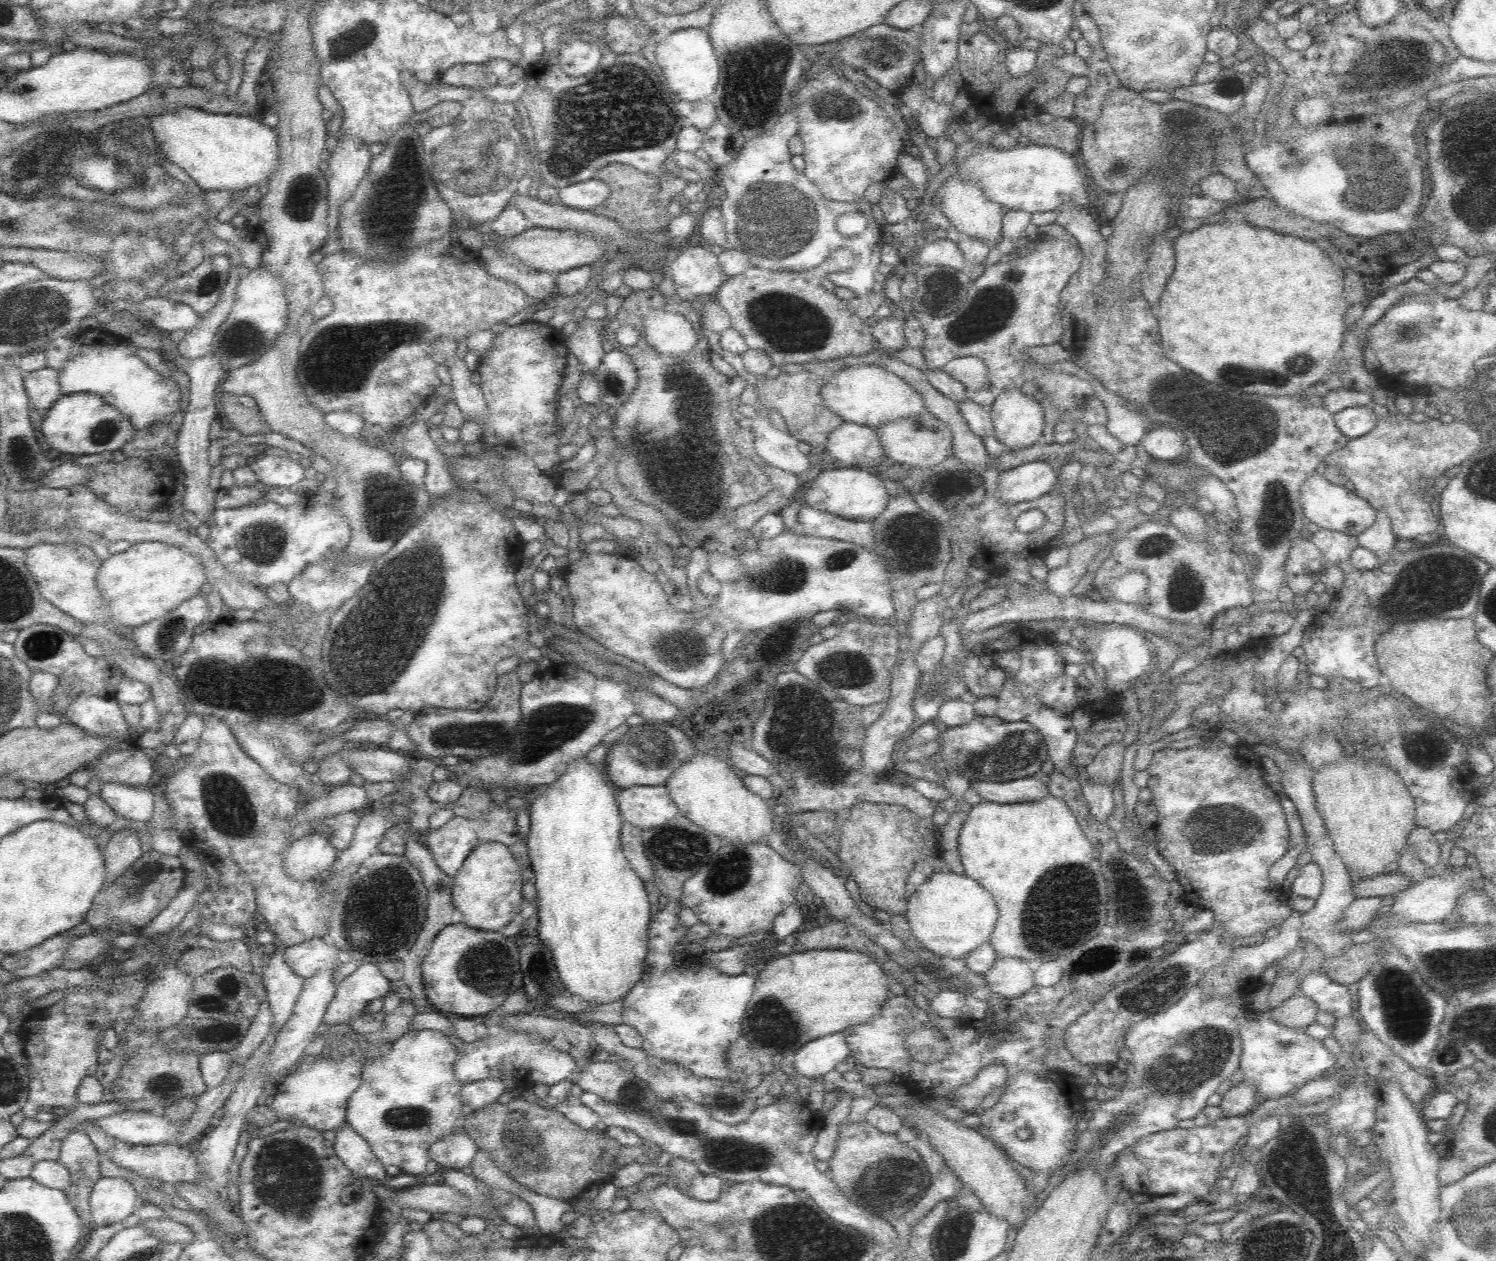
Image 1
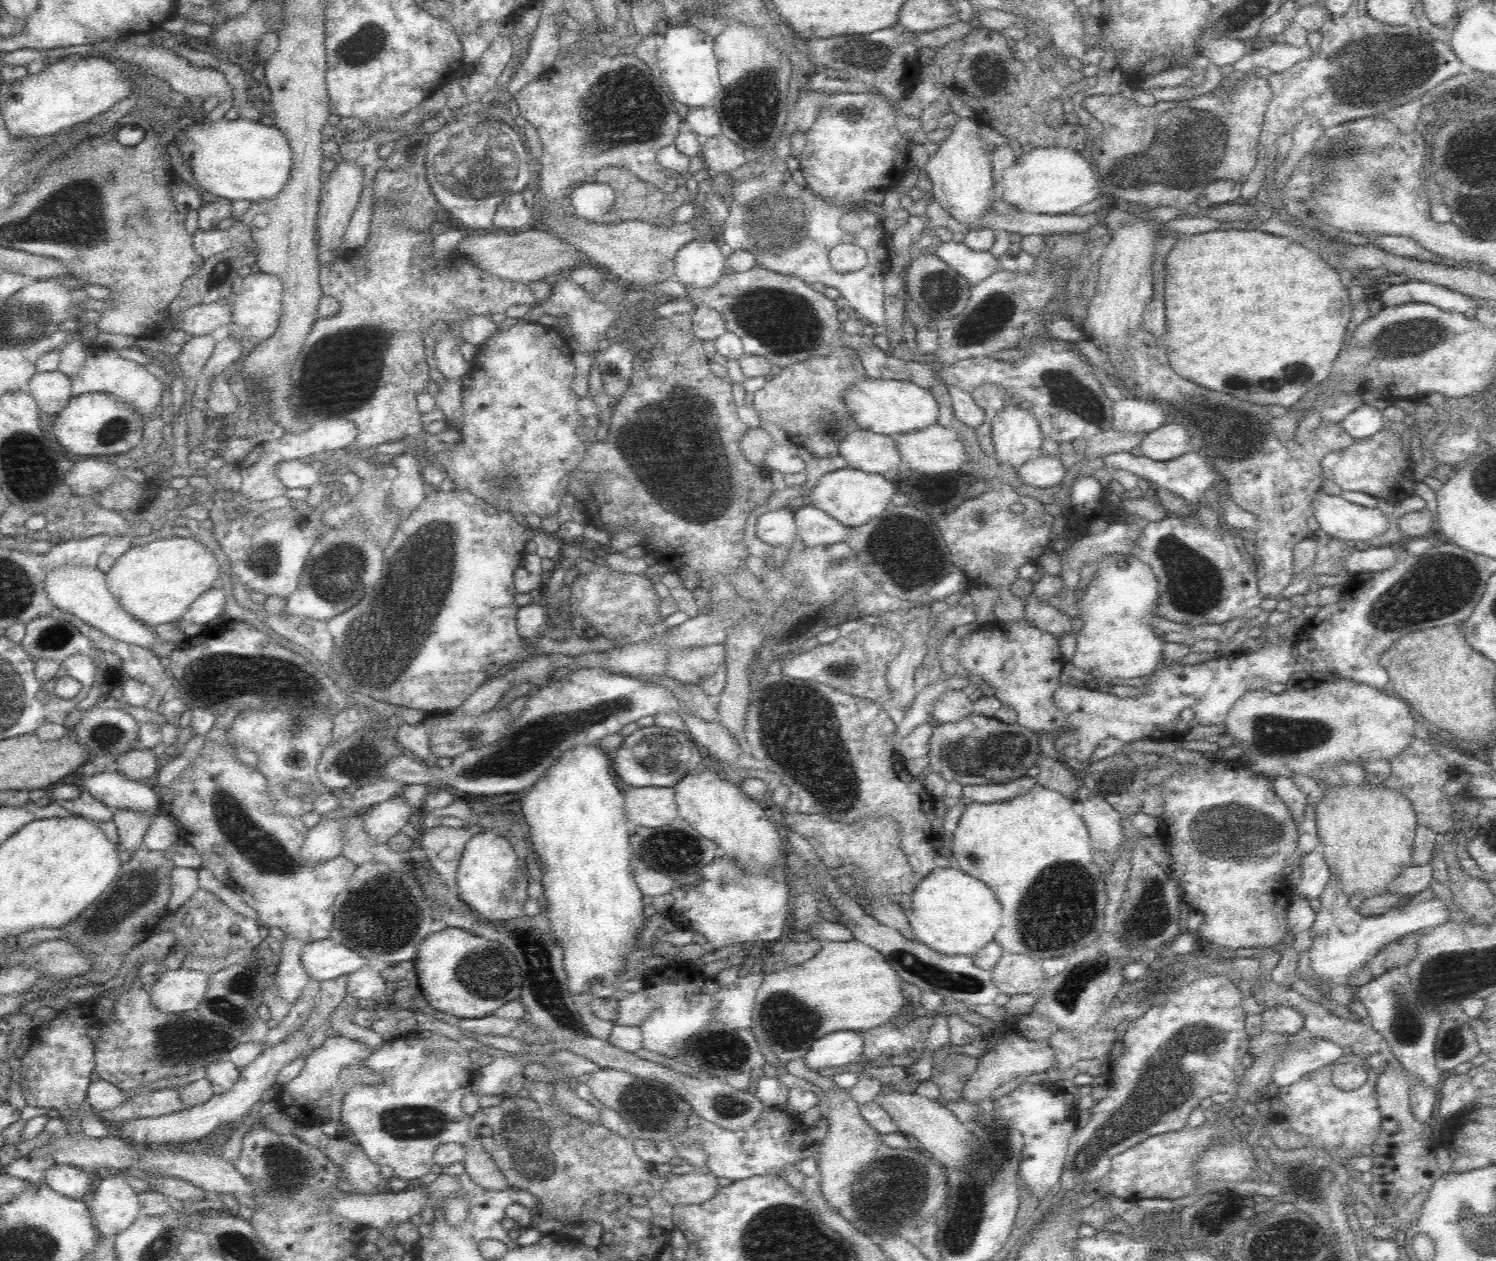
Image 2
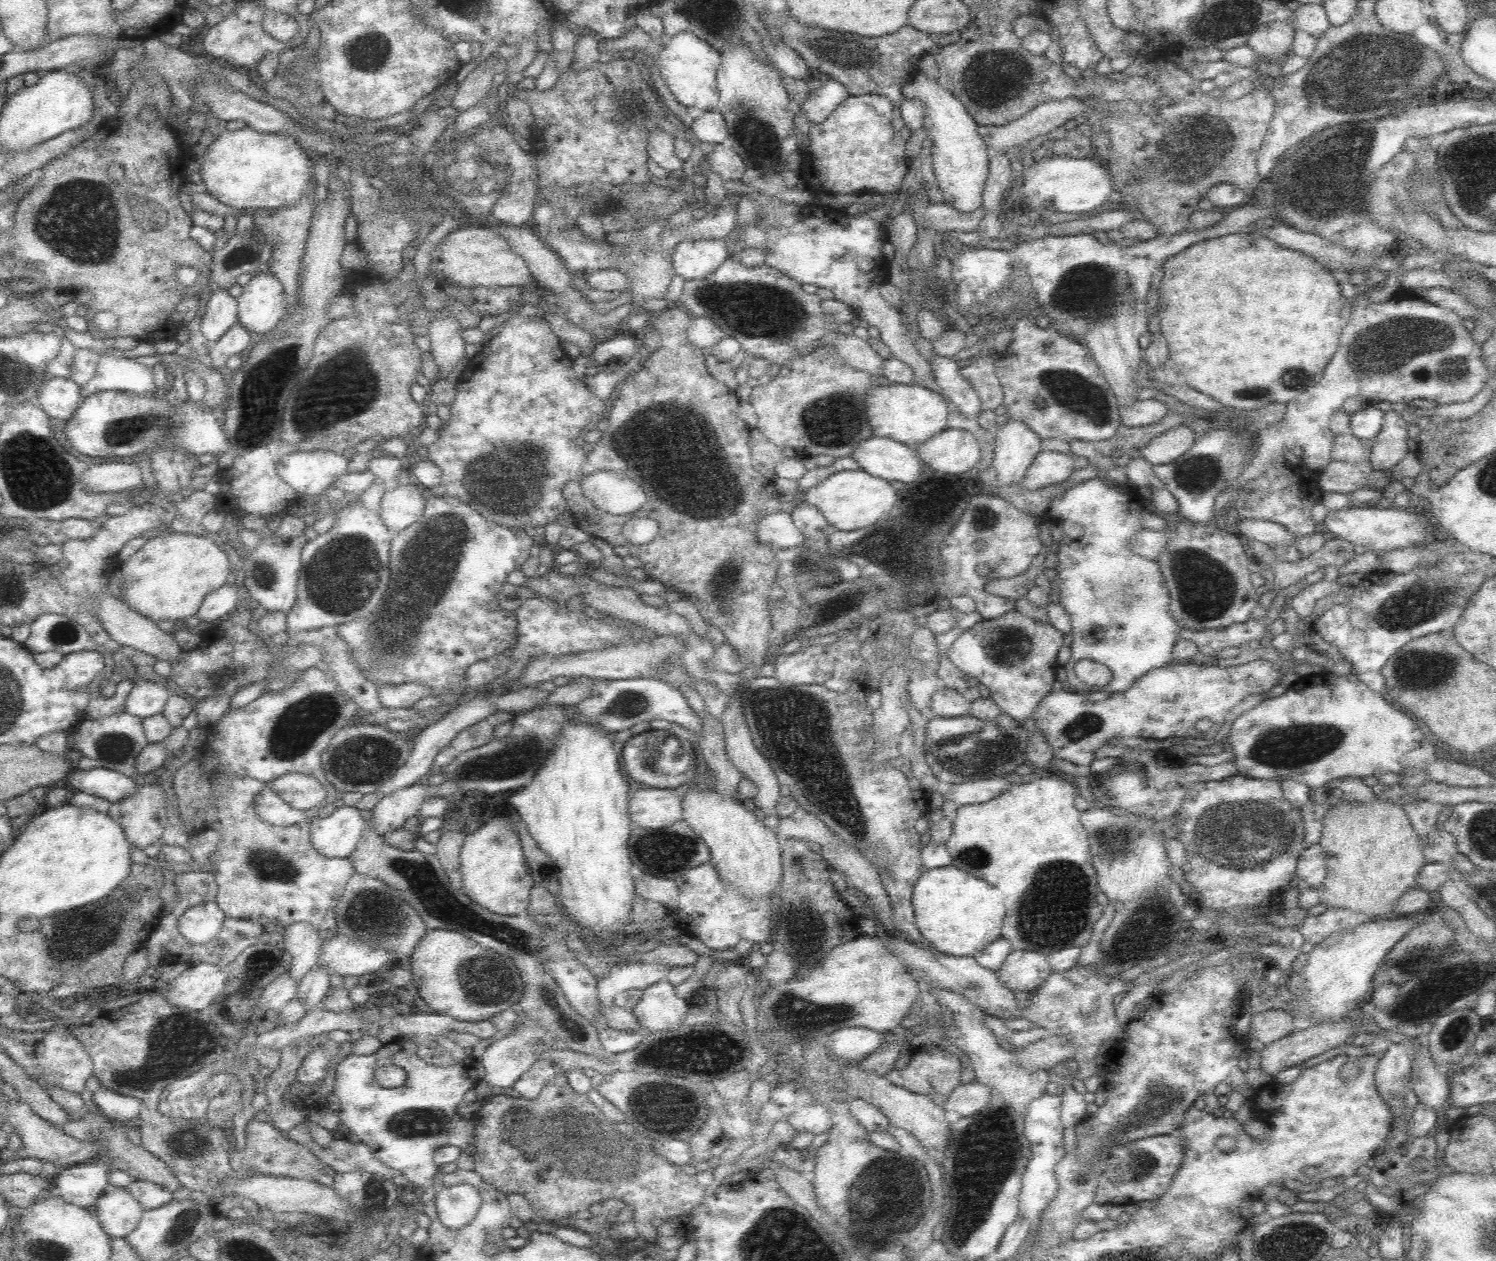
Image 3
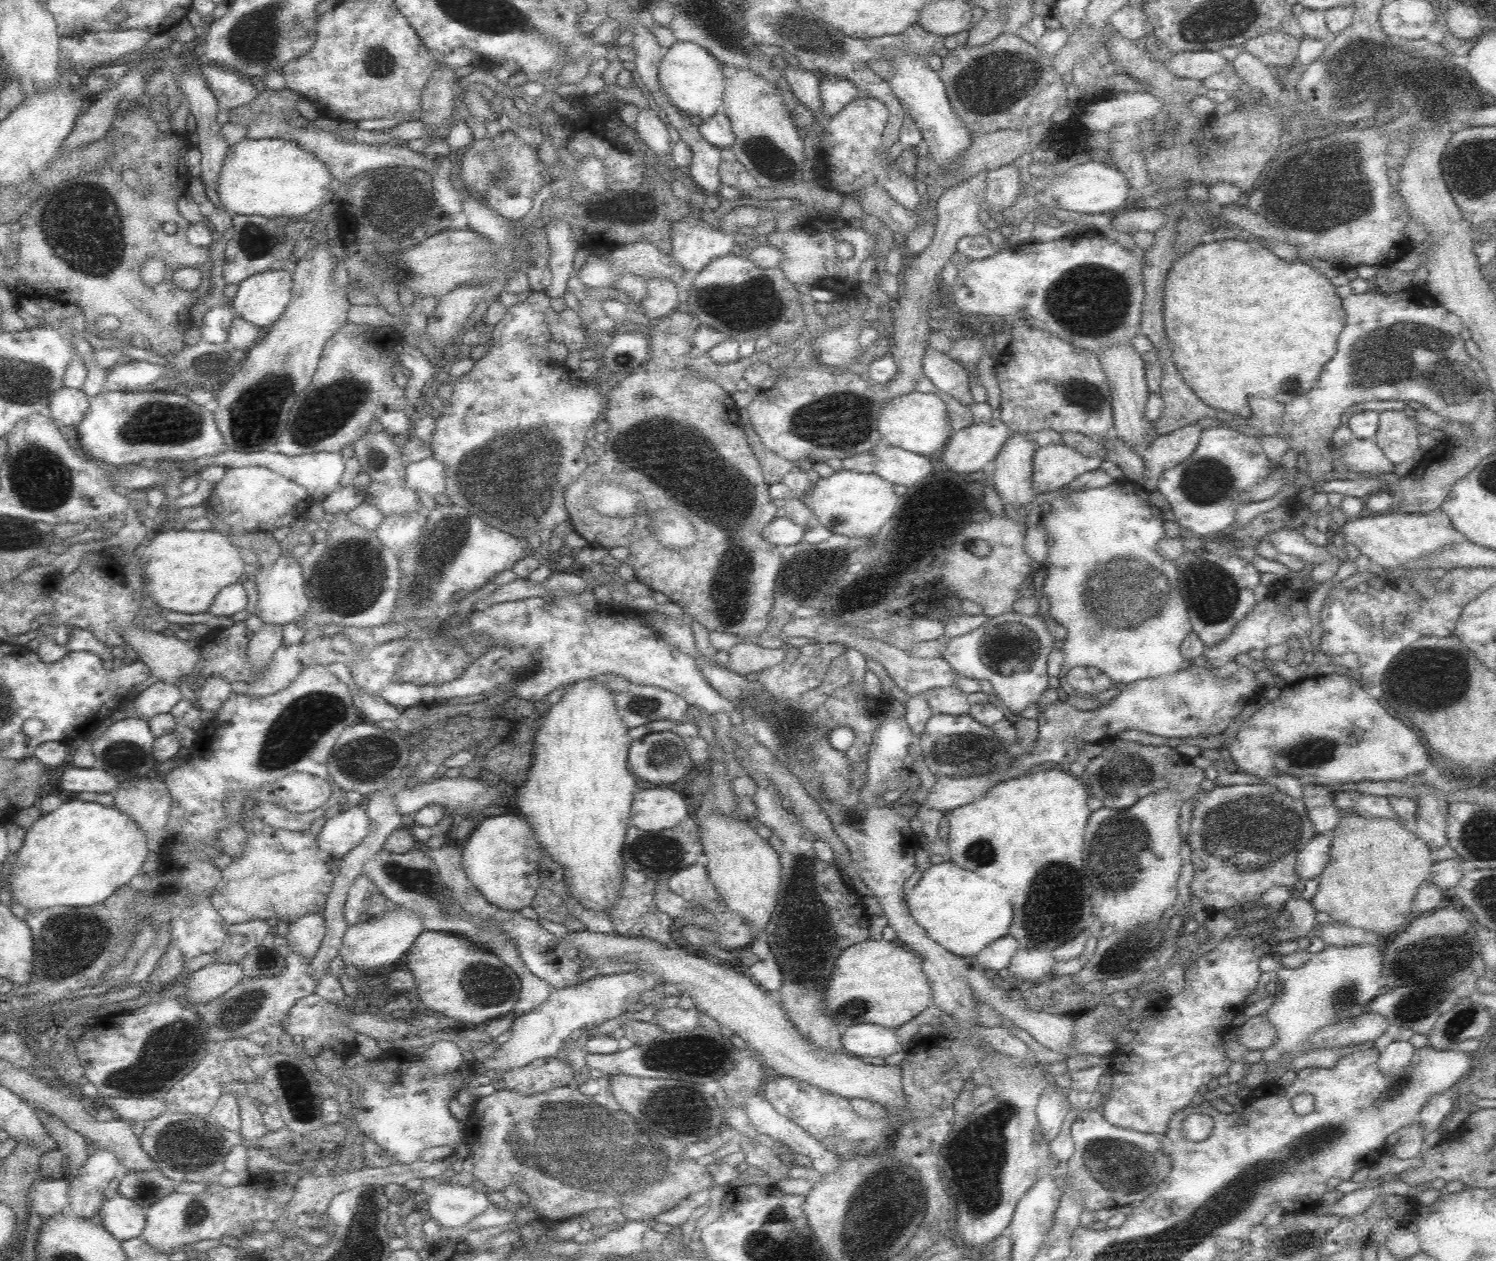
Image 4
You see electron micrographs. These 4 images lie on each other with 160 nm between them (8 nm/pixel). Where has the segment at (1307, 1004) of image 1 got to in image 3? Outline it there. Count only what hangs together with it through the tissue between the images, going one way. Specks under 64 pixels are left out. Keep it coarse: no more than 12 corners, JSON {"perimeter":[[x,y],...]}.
{"perimeter":[[1292,1013],[1252,1014],[1249,1034],[1265,1045],[1295,1029]]}

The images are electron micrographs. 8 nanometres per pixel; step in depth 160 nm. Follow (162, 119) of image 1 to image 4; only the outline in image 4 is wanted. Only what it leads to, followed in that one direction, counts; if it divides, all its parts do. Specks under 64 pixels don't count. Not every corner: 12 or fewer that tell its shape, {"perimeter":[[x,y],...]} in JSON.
{"perimeter":[[244,137],[216,190],[232,214],[294,218],[332,175],[296,143]]}

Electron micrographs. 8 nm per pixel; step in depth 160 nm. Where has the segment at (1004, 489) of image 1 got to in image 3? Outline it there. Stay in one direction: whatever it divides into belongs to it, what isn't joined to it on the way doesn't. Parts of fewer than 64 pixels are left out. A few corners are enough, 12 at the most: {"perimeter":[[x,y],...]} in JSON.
{"perimeter":[[1042,450],[1020,484],[1039,490],[1075,470],[1068,453]]}

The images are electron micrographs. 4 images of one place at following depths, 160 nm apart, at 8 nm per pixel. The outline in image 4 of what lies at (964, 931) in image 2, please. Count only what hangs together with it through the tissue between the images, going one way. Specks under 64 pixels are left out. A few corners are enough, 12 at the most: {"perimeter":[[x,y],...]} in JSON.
{"perimeter":[[951,860],[908,893],[956,956],[1005,972],[1020,949],[1000,886]]}

